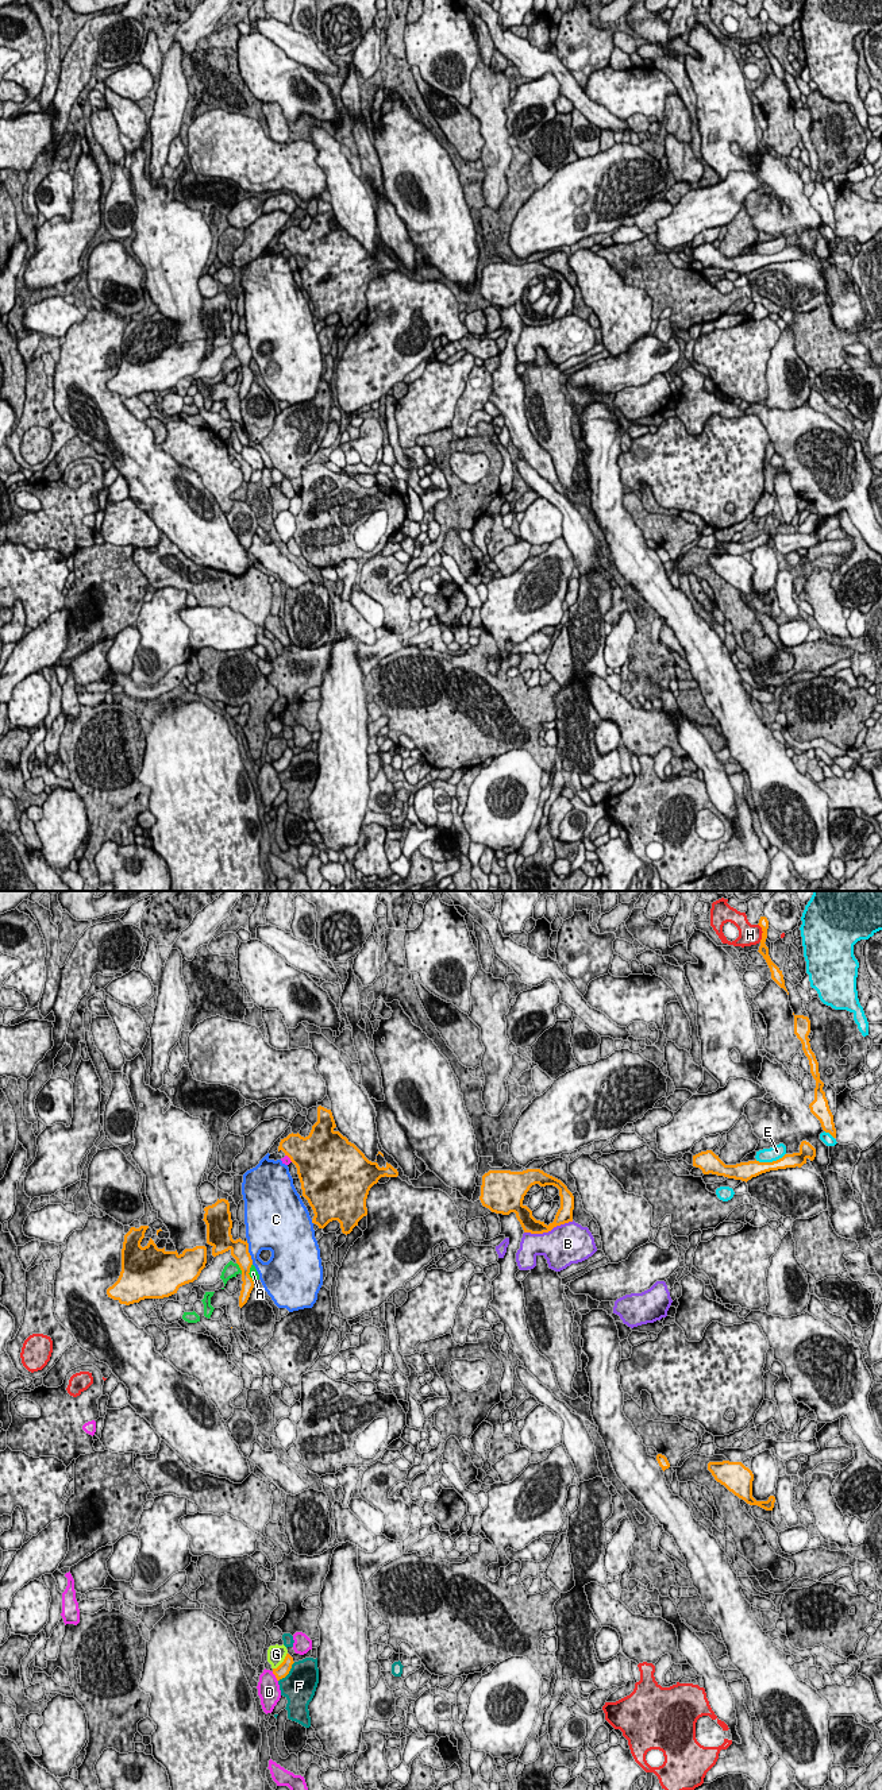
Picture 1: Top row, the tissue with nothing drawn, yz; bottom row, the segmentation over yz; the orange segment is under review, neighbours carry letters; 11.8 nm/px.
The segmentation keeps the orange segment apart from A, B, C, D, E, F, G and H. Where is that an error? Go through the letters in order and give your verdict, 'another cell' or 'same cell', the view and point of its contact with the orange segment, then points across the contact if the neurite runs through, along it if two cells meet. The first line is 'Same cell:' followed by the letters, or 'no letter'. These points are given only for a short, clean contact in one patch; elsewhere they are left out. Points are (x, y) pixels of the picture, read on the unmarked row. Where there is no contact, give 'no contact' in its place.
Same cell: no letter
A: another cell | yz (249, 365)
B: another cell | yz (549, 323)
C: another cell | yz (249, 346)
D: another cell | yz (276, 770)
E: another cell | yz (770, 255)
F: another cell | yz (288, 766)
G: another cell | yz (282, 755)
H: another cell | yz (762, 26)

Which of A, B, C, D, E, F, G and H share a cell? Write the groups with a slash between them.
A / B / C / D / E / F / G / H

